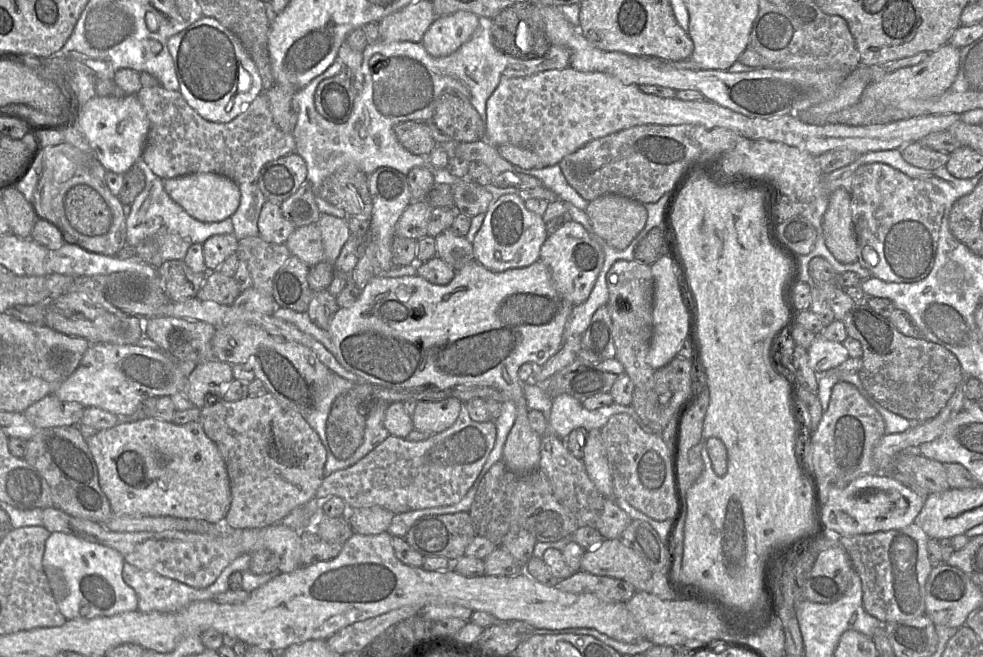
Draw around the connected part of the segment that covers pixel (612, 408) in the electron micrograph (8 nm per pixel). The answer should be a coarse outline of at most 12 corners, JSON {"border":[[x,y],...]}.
{"border":[[568,394],[552,398],[547,433],[564,440],[576,428],[601,429],[627,414],[654,433],[633,407],[611,404],[584,409]]}

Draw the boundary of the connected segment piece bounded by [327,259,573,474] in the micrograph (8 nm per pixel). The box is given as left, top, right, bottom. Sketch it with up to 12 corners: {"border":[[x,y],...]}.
{"border":[[541,260],[447,285],[377,275],[328,332],[390,389],[483,386],[516,409],[501,461],[539,468],[518,370],[573,305]]}

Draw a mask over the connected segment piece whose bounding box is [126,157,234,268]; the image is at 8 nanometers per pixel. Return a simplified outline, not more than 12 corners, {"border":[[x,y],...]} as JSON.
{"border":[[142,157],[145,186],[126,218],[126,244],[155,238],[149,264],[183,260],[192,244],[234,233],[230,217],[194,218]]}

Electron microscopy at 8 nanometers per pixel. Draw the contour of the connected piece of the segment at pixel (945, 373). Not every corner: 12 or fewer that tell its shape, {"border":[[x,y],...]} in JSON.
{"border":[[866,302],[842,321],[884,408],[933,419],[965,376],[947,348],[905,336]]}

